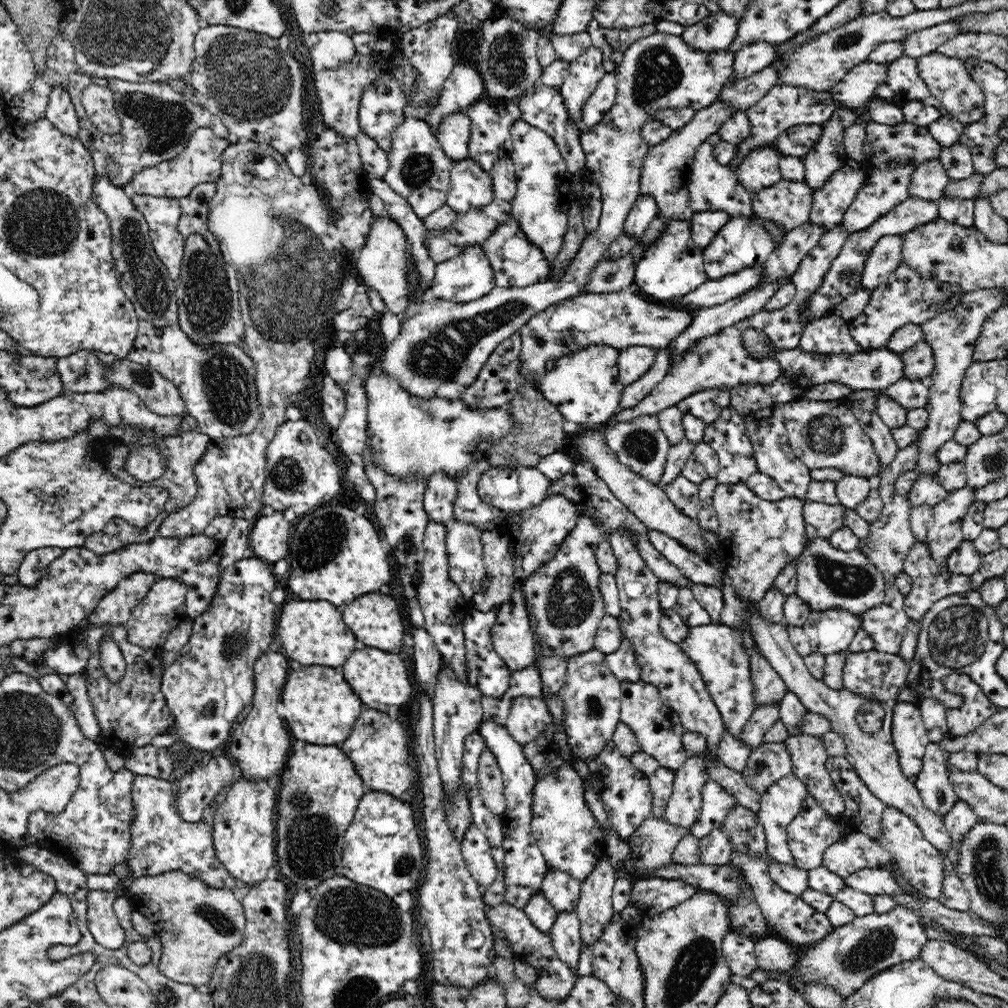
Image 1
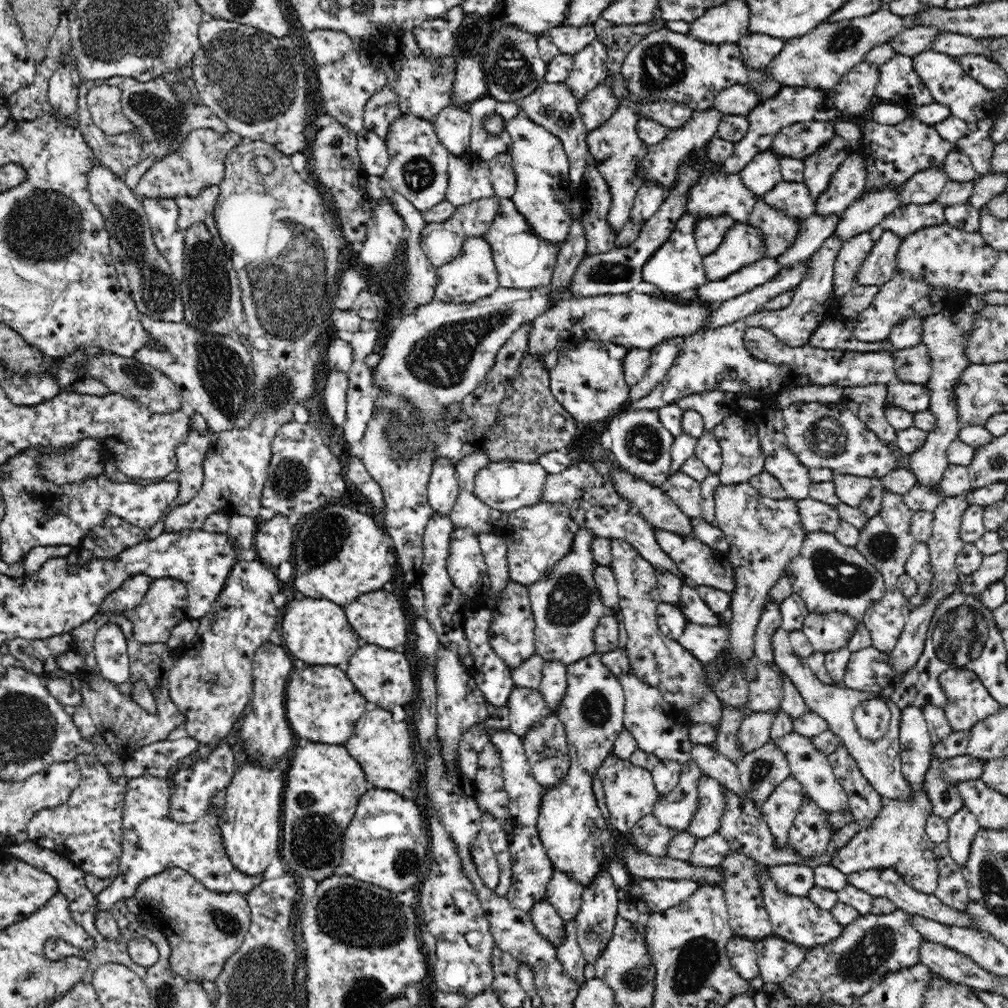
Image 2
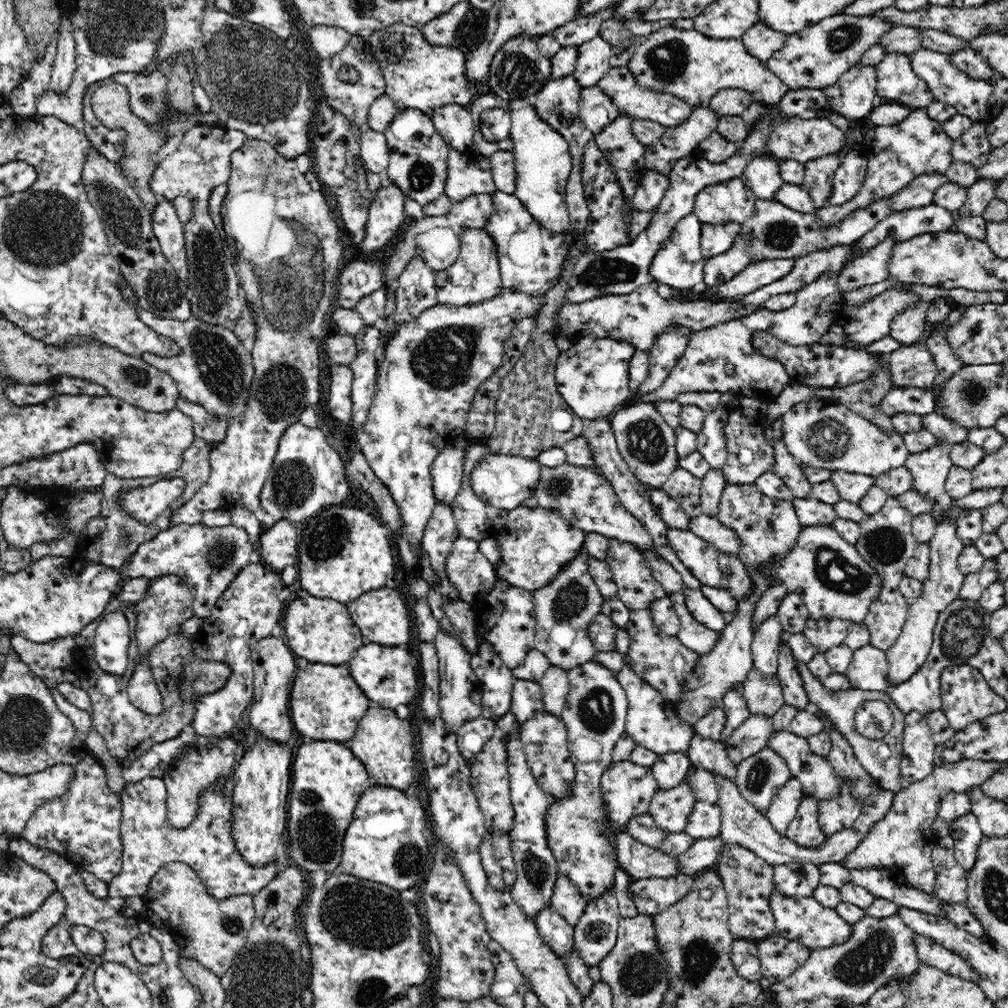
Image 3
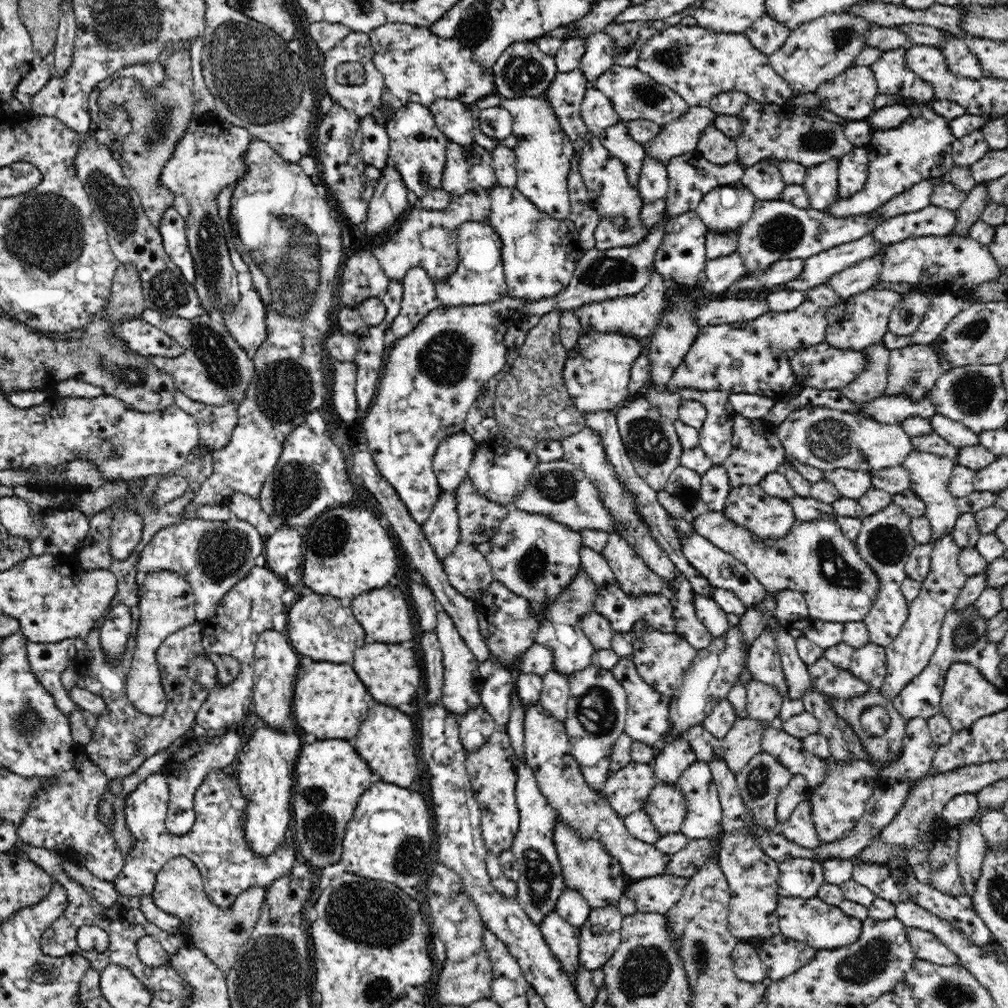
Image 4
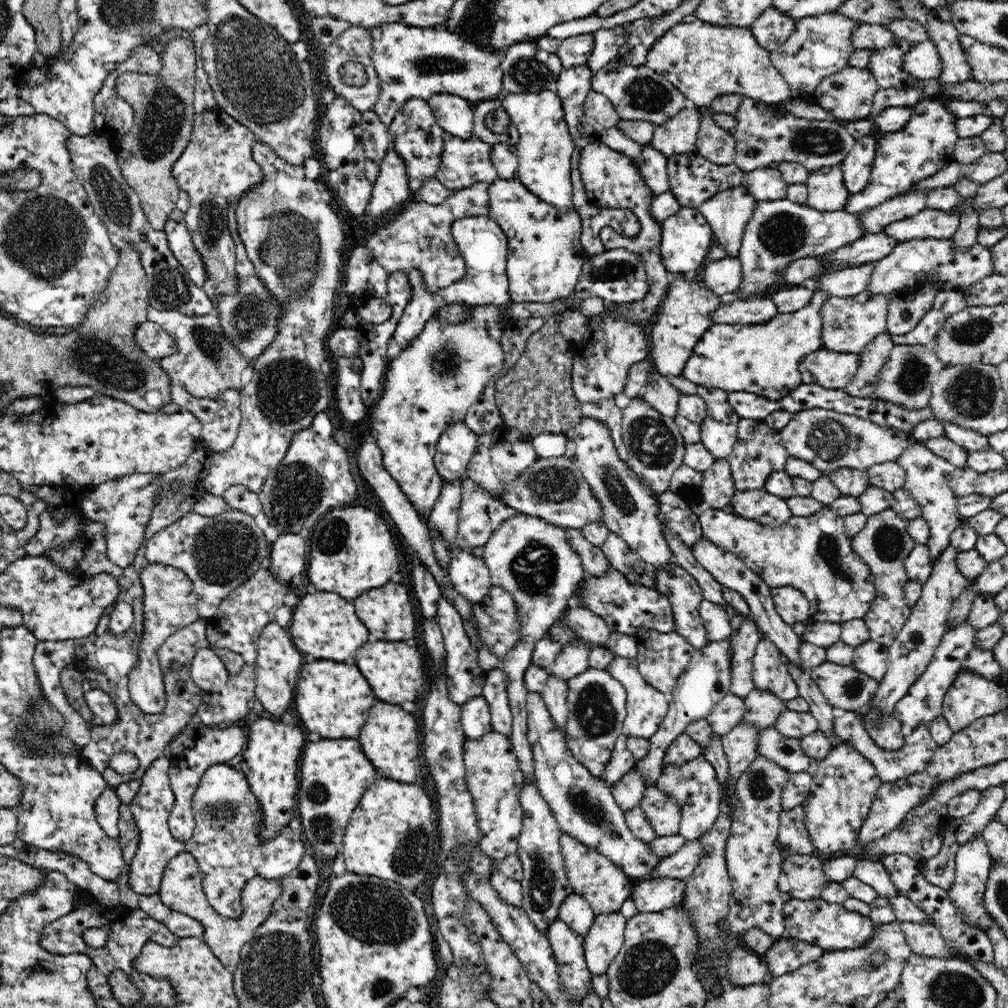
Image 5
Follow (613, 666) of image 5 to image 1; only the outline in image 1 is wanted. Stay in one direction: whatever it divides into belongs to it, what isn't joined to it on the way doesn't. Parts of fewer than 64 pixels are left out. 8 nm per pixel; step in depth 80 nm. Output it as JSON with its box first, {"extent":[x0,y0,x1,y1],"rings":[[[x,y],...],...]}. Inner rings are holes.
{"extent":[620,680,693,770],"rings":[[[642,680],[638,682],[620,682],[620,684],[623,692],[620,720],[634,732],[640,750],[654,757],[660,763],[660,766],[666,766],[670,770],[681,767],[684,761],[693,753],[683,749],[682,734],[686,731],[682,727],[678,713],[664,704],[658,687],[653,684],[648,684]]]}

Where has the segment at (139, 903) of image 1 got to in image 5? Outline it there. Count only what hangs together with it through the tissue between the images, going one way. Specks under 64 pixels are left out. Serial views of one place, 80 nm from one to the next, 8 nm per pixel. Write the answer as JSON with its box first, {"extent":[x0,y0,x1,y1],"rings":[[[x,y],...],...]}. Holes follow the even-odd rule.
{"extent":[158,853,280,973],"rings":[[[180,853],[167,862],[158,895],[168,908],[180,911],[202,924],[204,934],[200,938],[204,940],[208,947],[212,948],[212,953],[216,955],[216,959],[230,973],[233,973],[241,962],[242,947],[253,940],[256,929],[264,924],[264,919],[269,915],[272,905],[280,896],[280,893],[279,879],[267,880],[266,878],[254,876],[244,884],[242,889],[240,918],[229,919],[228,917],[222,917],[209,905],[209,901],[205,896],[197,860],[189,853]]]}

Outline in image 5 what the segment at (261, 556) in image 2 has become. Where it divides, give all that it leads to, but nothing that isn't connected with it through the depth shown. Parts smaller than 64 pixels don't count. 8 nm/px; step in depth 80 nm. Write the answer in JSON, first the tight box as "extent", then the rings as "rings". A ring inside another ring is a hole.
{"extent":[269,532,308,583],"rings":[[[283,532],[271,544],[269,570],[279,581],[290,583],[306,573],[308,540],[300,533]]]}

